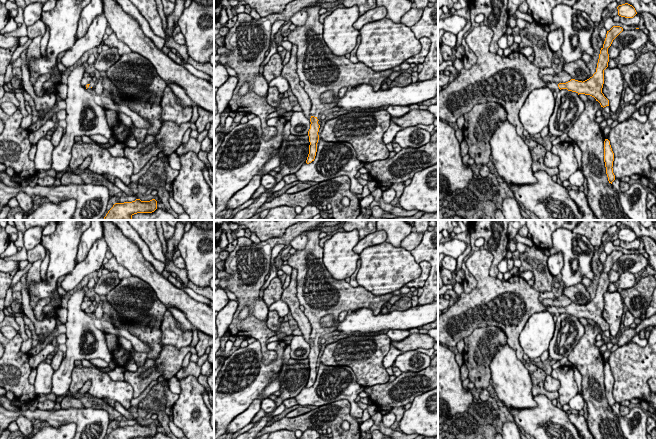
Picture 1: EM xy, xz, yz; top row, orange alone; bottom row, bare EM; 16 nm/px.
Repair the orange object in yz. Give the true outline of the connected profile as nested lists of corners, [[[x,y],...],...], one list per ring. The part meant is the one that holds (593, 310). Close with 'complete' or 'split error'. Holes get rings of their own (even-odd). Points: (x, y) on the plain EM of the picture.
[[[478,248],[466,261],[466,267],[468,271],[473,275],[477,280],[478,284],[475,289],[470,293],[462,293],[460,295],[460,300],[457,303],[454,303],[450,306],[446,313],[438,315],[438,343],[445,345],[447,347],[456,347],[458,342],[468,337],[475,329],[487,326],[495,326],[500,328],[507,336],[507,344],[516,352],[517,358],[522,361],[524,351],[519,343],[519,336],[523,330],[526,322],[529,317],[537,312],[548,311],[551,314],[555,315],[557,312],[567,313],[568,315],[576,316],[579,318],[590,319],[596,323],[601,329],[601,331],[609,330],[609,324],[602,317],[602,312],[604,308],[604,294],[608,291],[609,278],[608,272],[611,270],[613,264],[623,255],[623,252],[620,250],[613,250],[609,255],[607,255],[606,262],[603,268],[603,271],[600,274],[599,283],[597,287],[596,296],[592,301],[585,305],[578,305],[571,303],[566,307],[556,307],[556,306],[544,306],[539,301],[539,292],[535,290],[532,286],[528,284],[526,280],[517,275],[512,275],[508,280],[502,281],[497,277],[492,277],[490,275],[490,268],[493,262],[493,255],[490,251],[482,248]]] | split error

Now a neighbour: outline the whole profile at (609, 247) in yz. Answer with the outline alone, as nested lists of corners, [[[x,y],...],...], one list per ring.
[[[612,241],[607,242],[604,246],[604,251],[606,254],[609,255],[613,250],[620,250],[623,254],[636,253],[636,251],[626,250],[620,246],[614,246]]]

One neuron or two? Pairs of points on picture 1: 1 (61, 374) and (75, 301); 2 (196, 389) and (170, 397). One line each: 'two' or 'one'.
1: one
2: two

